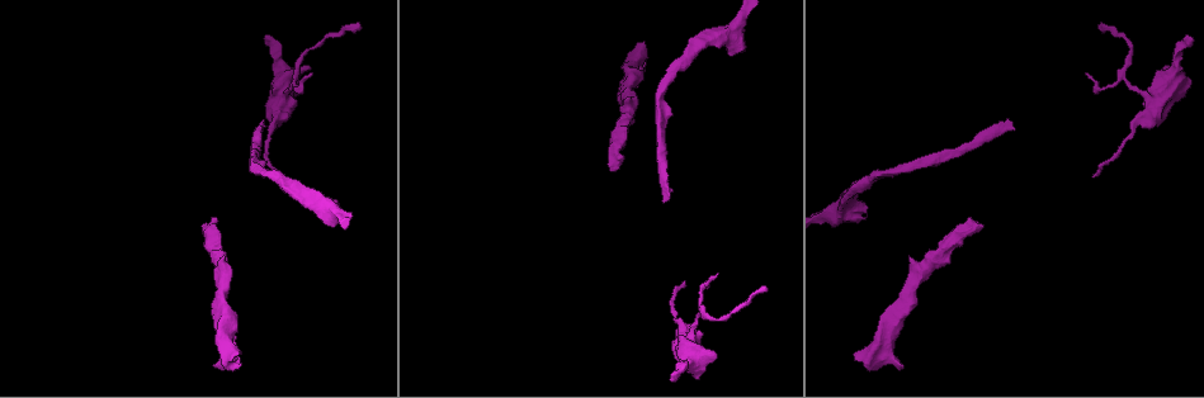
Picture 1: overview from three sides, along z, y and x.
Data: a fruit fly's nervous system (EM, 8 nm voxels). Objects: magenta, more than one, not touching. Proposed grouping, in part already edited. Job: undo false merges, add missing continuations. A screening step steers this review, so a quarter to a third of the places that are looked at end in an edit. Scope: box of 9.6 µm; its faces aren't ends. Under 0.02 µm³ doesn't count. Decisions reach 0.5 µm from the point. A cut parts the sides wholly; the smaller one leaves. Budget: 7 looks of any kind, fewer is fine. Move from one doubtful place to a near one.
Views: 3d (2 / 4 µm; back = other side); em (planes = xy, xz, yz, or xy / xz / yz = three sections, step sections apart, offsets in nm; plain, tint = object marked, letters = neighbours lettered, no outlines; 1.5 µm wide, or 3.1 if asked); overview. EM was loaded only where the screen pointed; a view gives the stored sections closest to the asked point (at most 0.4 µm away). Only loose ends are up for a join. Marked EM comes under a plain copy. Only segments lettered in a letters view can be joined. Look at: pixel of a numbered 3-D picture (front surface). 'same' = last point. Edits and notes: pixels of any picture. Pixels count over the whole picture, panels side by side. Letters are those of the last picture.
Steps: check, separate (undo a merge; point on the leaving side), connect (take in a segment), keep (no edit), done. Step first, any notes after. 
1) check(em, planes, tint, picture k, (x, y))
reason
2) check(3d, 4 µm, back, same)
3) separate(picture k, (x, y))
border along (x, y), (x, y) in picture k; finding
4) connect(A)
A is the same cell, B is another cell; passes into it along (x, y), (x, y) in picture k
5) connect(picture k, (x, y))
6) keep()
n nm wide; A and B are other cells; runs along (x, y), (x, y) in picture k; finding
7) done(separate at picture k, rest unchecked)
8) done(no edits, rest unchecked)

check(em, yz, step 8, letters, picture 1, (1102, 24))
free end

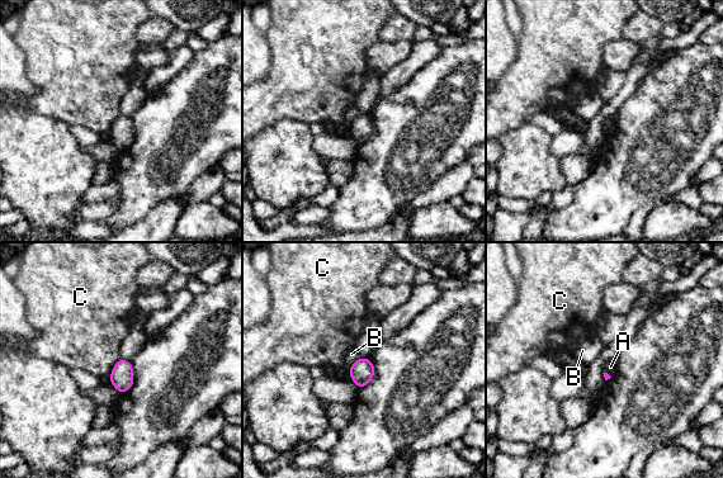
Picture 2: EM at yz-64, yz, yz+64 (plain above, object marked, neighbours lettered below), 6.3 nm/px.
check(em, planes, letters, same)

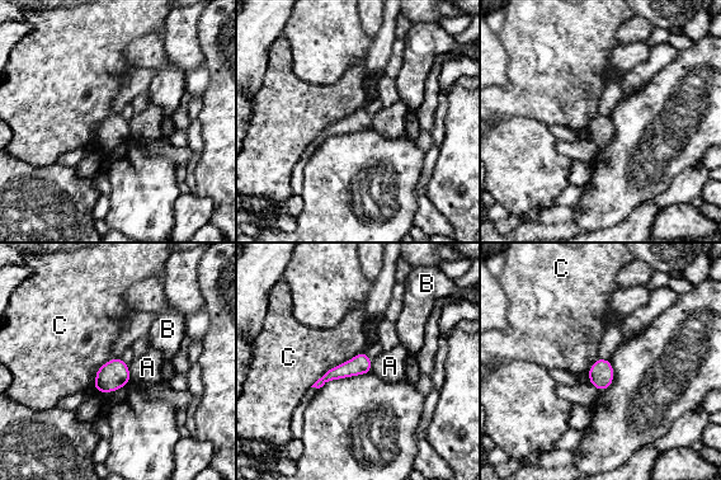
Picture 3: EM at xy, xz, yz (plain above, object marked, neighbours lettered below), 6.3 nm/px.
keep()
A, B and C are other cells; border along (362, 349), (328, 368), (310, 386) in picture 3; none of them fits

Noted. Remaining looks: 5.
check(em, planes, letters, picture 1, (309, 68))
branch stops here

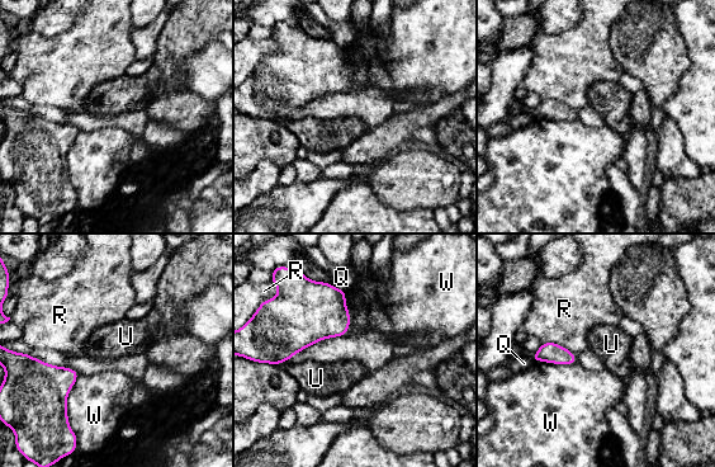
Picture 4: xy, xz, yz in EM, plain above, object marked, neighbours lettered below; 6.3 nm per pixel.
keep()
Q, R, U and W are other cells; border along (346, 289), (349, 330), (344, 335) in picture 4; no lettered segment goes on from it

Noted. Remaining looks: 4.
check(em, yz, step 4, letters, picture 1, (646, 65))
an open end

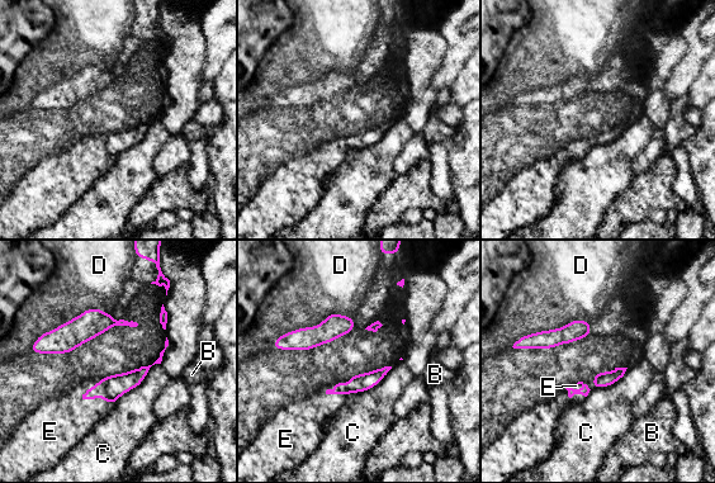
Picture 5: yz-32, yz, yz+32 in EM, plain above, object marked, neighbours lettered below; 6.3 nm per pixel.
connect(E)
E is the same cell, B, C and D are other cells; passes into it along (110, 388), (96, 396), (66, 418) in picture 5; it goes on there

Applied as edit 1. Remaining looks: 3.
done(connect at picture 5, rest unchecked)

